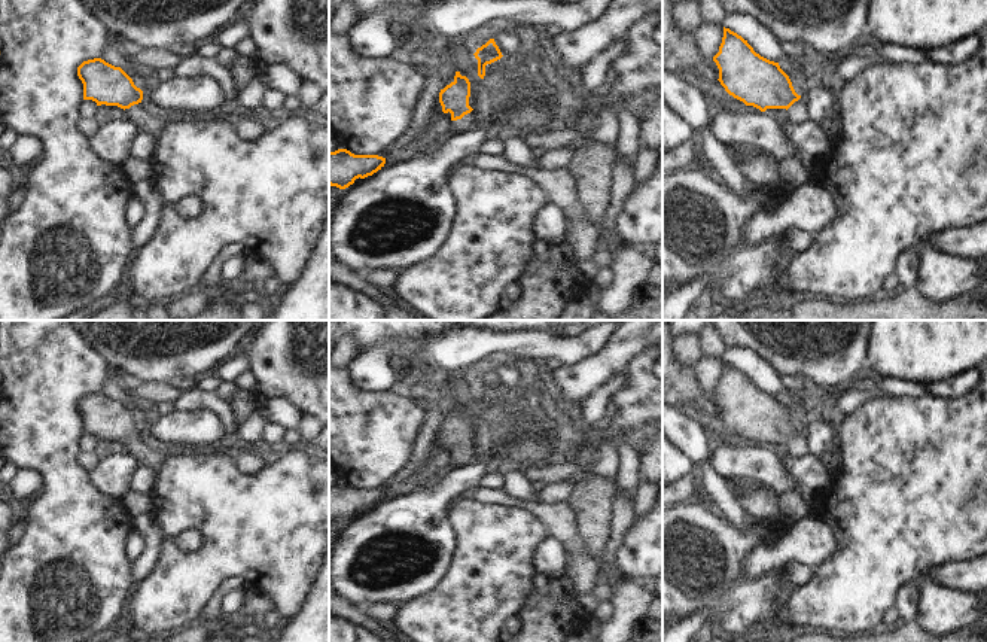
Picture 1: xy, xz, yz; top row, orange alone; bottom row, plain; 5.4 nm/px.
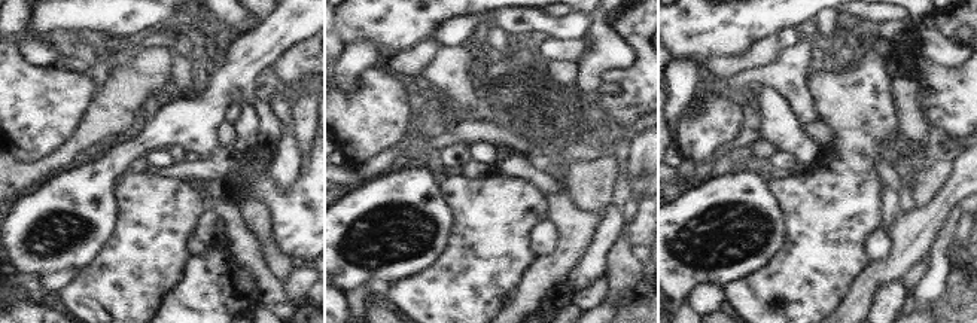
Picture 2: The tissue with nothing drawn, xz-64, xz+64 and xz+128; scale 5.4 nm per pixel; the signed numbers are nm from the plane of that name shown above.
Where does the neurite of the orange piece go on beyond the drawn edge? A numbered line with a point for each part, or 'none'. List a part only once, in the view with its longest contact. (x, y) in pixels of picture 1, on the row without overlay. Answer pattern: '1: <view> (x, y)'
1: xz (469, 455)

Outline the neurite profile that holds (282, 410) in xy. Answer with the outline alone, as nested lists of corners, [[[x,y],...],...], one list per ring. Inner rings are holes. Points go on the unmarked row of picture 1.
[[[269,398],[256,402],[256,411],[263,419],[272,419],[284,428],[296,426],[301,417],[299,408],[286,398]]]

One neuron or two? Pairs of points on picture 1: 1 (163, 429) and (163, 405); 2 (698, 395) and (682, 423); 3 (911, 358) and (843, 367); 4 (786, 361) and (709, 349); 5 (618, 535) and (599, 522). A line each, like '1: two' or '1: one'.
1: two
2: two
3: two
4: two
5: two

